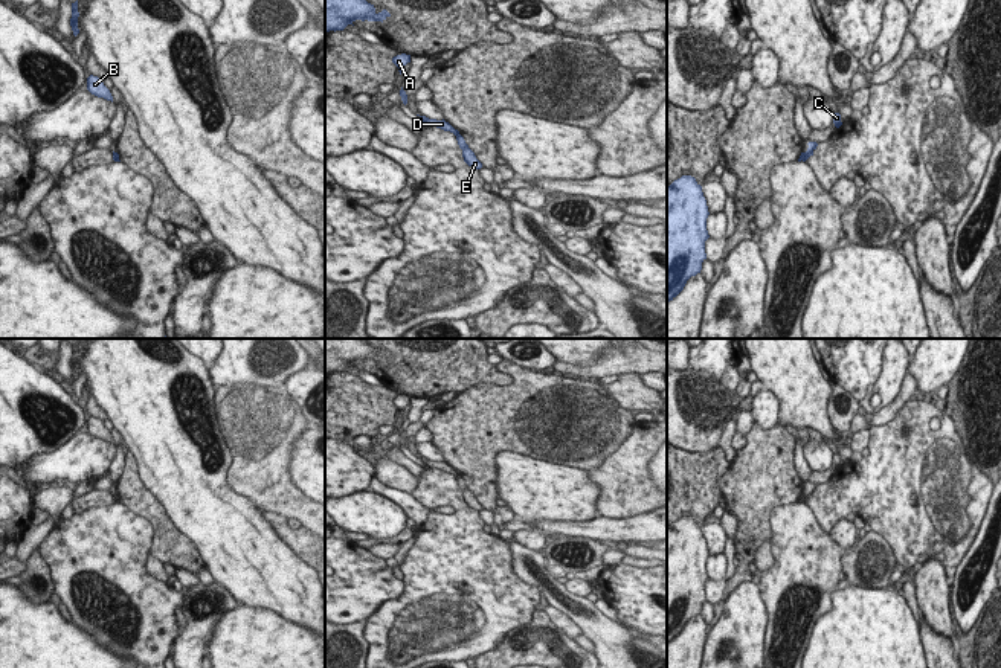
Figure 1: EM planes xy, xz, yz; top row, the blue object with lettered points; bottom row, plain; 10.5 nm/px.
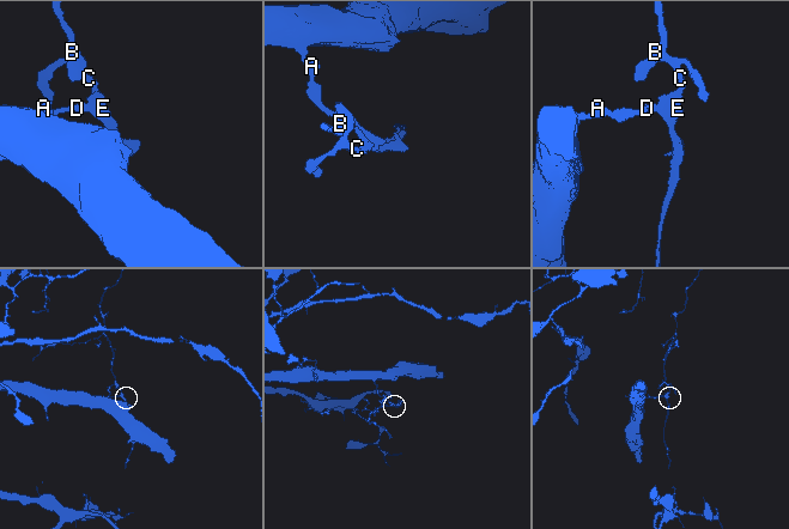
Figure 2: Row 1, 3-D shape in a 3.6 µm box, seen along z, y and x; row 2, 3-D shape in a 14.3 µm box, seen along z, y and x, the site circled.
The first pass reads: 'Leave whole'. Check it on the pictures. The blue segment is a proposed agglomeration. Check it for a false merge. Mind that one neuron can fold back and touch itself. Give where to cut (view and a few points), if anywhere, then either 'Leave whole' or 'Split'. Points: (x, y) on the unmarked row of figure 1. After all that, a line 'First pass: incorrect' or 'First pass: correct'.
Split along yz (803, 494), (804, 502). Split
First pass: incorrect

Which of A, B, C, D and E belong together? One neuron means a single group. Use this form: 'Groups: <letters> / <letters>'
Groups: A D / B C E

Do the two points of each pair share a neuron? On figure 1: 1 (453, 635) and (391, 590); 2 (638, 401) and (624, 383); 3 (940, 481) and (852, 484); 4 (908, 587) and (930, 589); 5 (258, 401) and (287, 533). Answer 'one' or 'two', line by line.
1: two
2: one
3: one
4: two
5: two

